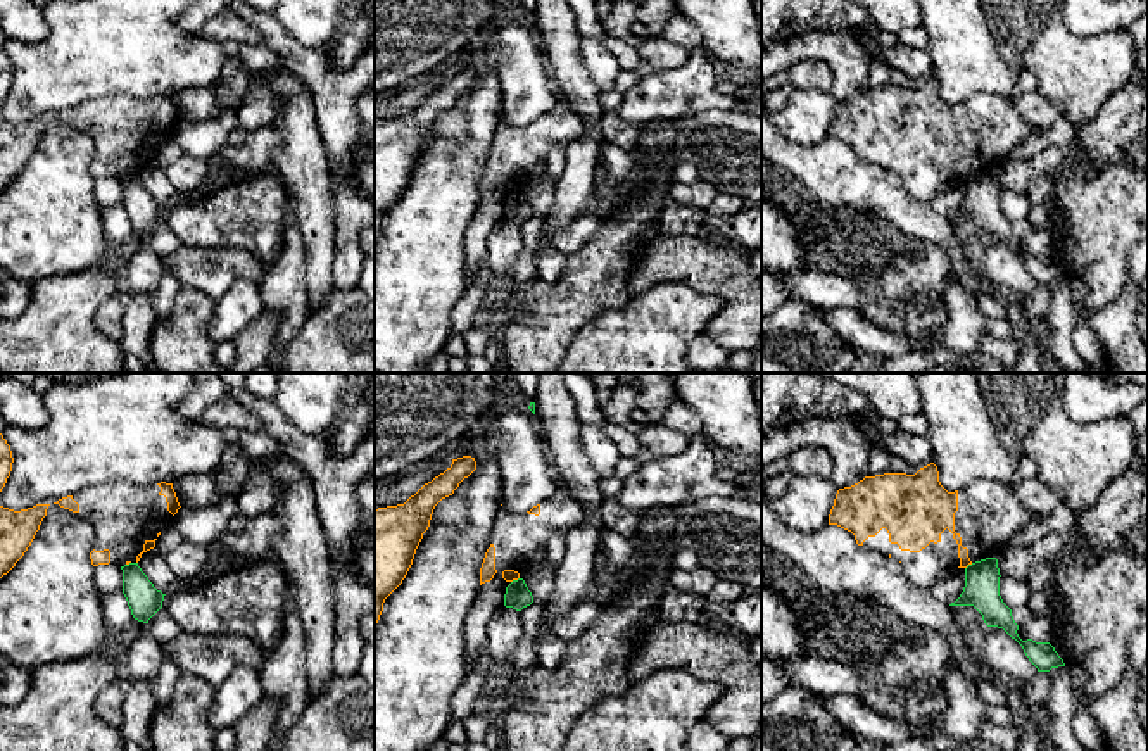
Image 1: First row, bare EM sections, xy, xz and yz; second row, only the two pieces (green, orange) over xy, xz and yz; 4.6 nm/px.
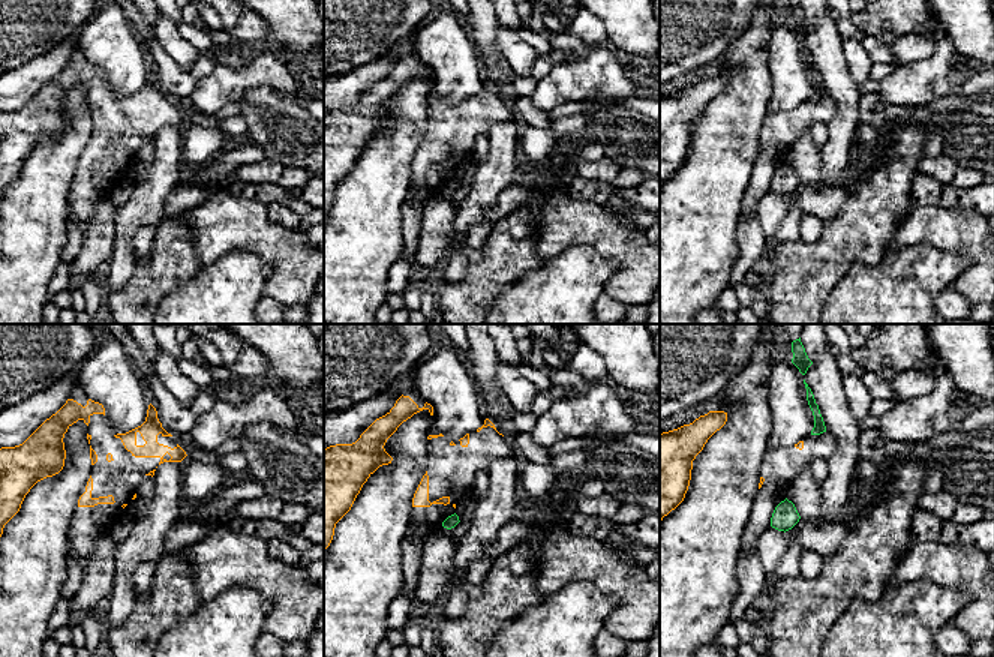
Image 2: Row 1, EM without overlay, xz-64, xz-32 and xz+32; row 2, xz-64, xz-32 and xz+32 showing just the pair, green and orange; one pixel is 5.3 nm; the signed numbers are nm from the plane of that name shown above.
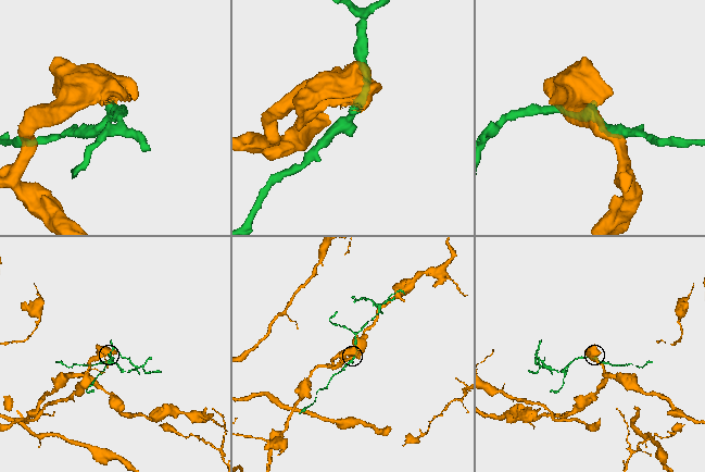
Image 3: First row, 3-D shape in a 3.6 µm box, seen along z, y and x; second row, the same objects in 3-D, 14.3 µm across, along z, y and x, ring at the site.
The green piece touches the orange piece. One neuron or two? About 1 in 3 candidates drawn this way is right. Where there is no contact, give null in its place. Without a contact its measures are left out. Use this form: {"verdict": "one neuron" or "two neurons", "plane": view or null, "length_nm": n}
{"verdict": "two neurons", "plane": "yz", "length_nm": 50}

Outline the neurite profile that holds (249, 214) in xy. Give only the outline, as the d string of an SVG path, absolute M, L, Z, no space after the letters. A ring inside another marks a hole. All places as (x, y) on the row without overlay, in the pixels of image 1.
M276 171L255 173L216 192L176 199L162 223L183 245L247 250L271 269L283 249L288 200Z

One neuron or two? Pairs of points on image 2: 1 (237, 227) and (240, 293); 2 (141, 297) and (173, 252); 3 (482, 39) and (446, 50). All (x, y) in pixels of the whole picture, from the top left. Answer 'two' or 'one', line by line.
1: two
2: one
3: two

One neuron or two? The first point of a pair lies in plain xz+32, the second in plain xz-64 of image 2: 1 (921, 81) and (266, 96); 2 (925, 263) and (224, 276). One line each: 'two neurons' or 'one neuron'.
1: two neurons
2: one neuron

